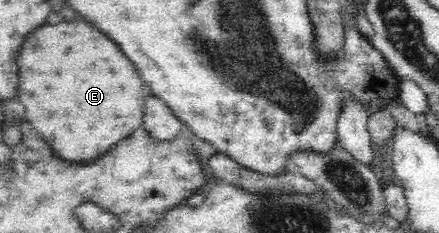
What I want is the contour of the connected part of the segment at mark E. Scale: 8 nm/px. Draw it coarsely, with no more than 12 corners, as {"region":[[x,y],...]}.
{"region":[[83,19],[19,53],[19,101],[69,163],[143,123],[139,73]]}

